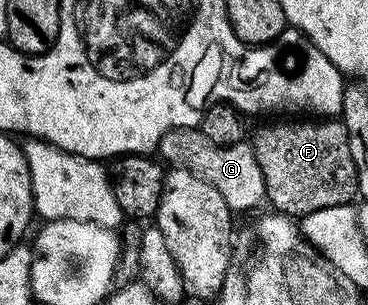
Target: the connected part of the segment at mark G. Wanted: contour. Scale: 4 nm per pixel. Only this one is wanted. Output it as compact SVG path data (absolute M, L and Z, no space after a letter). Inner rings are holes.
M199 128L172 129L162 135L158 153L169 166L185 169L206 179L206 183L215 187L218 195L222 195L222 199L226 199L226 203L234 211L252 209L259 201L265 200L266 179L262 179L262 167L258 167L258 159L251 144L219 145L214 143L214 139L206 139L206 135L202 135Z

